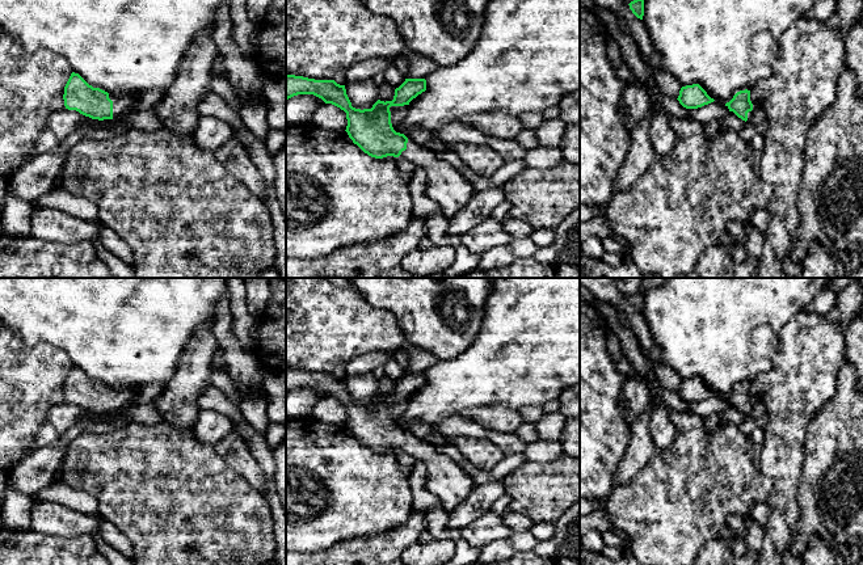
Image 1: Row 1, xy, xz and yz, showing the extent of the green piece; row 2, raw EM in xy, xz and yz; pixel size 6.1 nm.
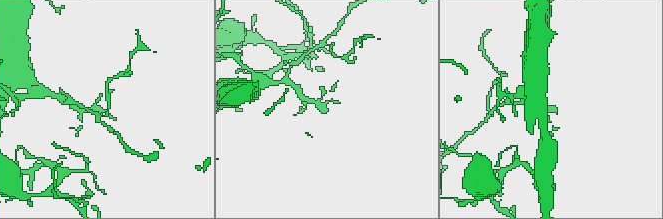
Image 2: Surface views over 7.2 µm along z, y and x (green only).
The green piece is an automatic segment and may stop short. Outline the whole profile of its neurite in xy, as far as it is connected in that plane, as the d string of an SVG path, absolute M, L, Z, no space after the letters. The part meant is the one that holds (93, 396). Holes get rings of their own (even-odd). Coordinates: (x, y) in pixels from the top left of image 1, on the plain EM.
M72 366L64 380L64 400L92 413L113 413L134 404L140 387L113 388L89 379L79 367Z

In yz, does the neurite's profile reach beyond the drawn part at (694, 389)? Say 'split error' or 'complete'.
complete

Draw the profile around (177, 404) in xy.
M205 326L193 336L181 355L176 375L155 402L161 417L176 429L194 427L201 412L197 400L211 384L211 360L219 349L212 328Z

